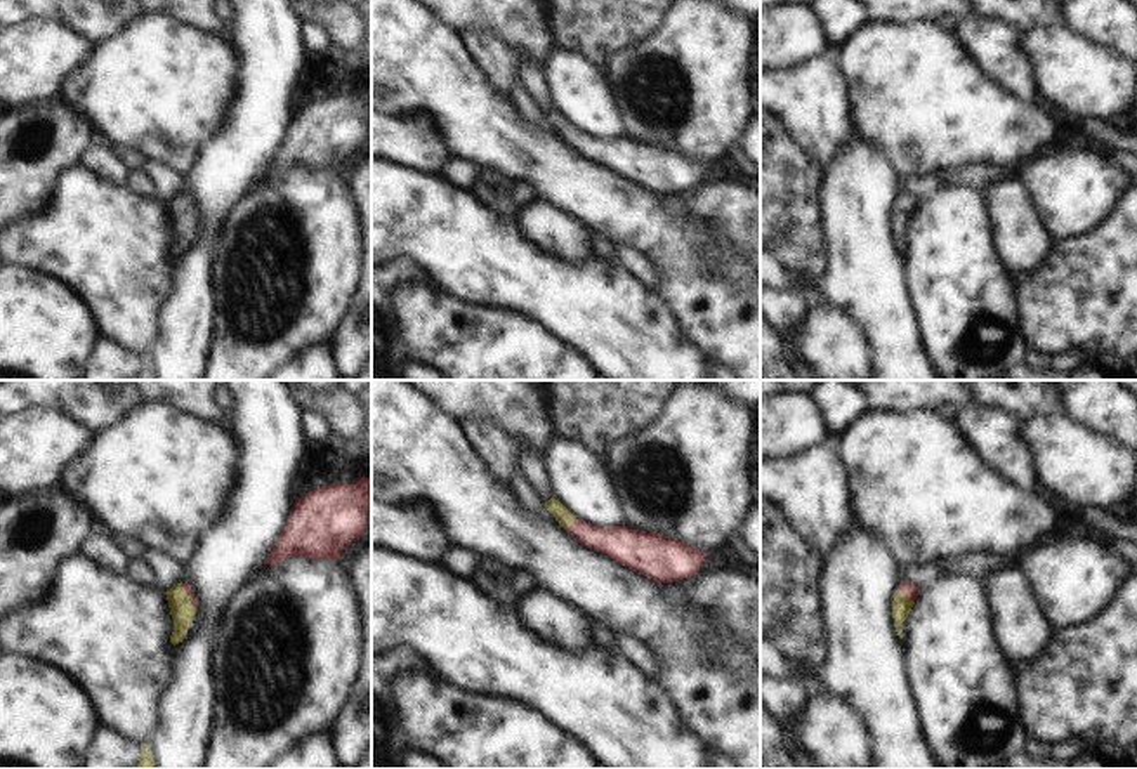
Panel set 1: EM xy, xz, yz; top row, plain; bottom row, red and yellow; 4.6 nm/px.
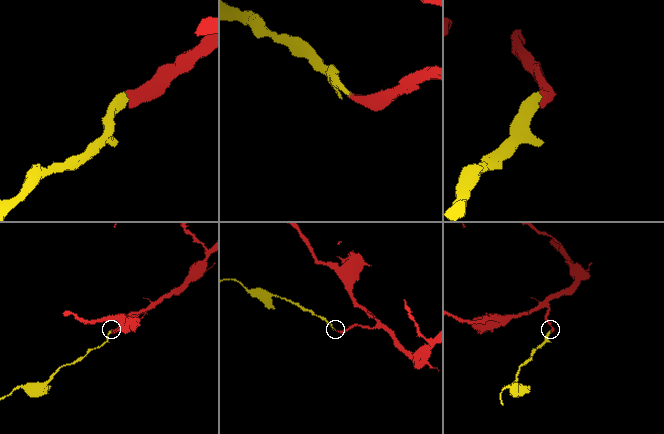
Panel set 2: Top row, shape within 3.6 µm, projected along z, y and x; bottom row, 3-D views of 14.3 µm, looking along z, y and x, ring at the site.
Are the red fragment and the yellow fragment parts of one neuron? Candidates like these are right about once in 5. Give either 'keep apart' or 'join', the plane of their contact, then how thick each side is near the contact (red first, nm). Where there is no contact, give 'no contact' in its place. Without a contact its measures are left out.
join; meets red in yz; 70 nm thick on the red side, 90 nm on the other

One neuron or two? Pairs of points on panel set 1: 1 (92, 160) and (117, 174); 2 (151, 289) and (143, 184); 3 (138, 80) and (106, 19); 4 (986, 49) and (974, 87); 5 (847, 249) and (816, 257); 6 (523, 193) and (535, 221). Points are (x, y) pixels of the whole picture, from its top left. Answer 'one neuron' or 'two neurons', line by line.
1: one neuron
2: two neurons
3: two neurons
4: two neurons
5: two neurons
6: two neurons

